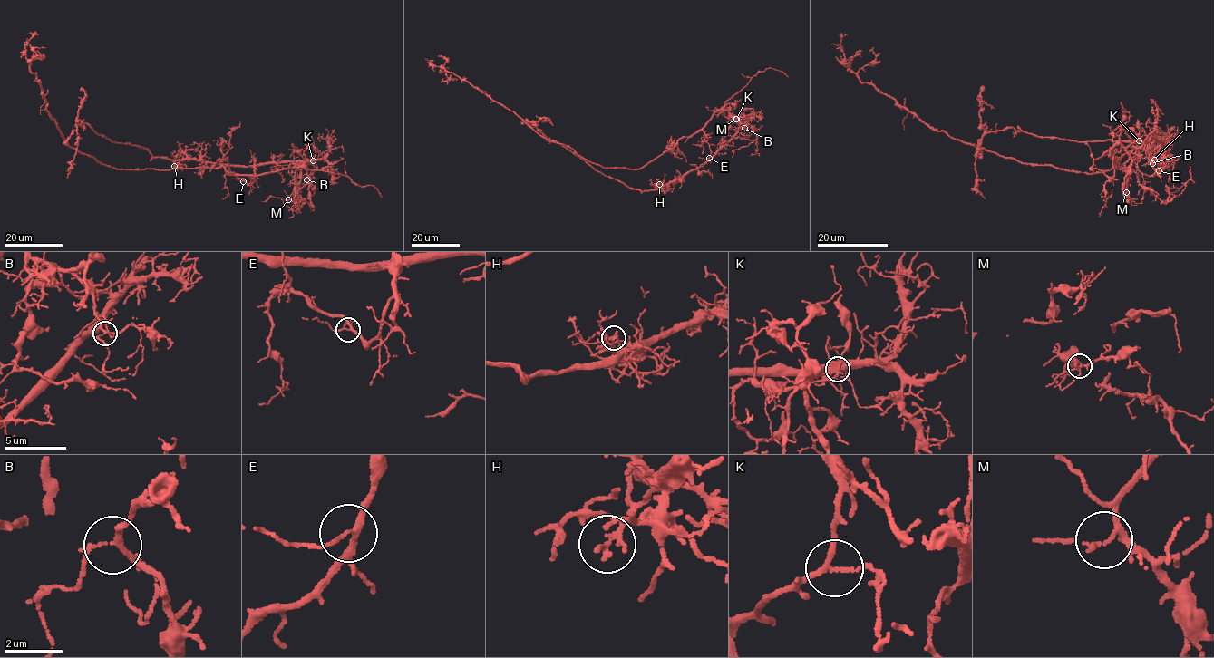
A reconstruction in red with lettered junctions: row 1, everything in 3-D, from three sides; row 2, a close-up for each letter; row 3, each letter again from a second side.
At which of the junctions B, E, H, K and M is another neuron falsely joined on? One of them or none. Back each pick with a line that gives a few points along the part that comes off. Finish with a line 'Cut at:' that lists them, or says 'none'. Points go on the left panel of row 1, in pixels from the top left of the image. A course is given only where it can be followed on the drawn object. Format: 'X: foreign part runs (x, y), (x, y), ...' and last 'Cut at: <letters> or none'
K: foreign part runs (313, 160), (318, 169), (327, 165), (151, 159), (145, 149), (111, 141), (86, 123), (77, 124), (68, 179)
Cut at: K

